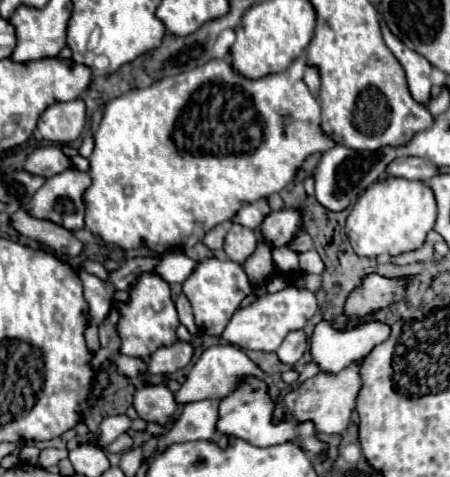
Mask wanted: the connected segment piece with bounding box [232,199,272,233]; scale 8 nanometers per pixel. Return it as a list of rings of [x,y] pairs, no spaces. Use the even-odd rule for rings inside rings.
[[[258,199],[254,203],[244,205],[232,219],[232,223],[240,223],[252,231],[258,233],[258,225],[262,225],[262,217],[266,217],[266,213],[270,213],[270,205],[266,199]]]

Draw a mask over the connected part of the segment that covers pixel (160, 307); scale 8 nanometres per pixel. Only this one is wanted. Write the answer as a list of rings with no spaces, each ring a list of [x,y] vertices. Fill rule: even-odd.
[[[142,273],[136,285],[130,289],[130,303],[116,303],[122,317],[118,321],[118,335],[122,339],[120,353],[130,357],[142,357],[144,361],[150,359],[150,353],[162,345],[176,343],[176,327],[180,325],[178,313],[172,301],[172,291],[168,281],[162,281],[158,273]]]

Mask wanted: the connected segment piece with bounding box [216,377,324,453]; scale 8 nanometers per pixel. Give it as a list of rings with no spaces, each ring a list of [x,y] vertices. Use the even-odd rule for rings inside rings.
[[[248,377],[242,383],[238,383],[238,389],[232,395],[228,395],[226,399],[220,401],[220,419],[218,419],[216,431],[224,433],[228,437],[246,439],[248,443],[258,445],[258,447],[270,447],[270,445],[284,443],[284,441],[296,441],[308,453],[320,453],[324,449],[324,443],[318,441],[312,423],[298,425],[296,421],[286,419],[286,421],[280,421],[278,425],[274,425],[272,411],[274,411],[274,401],[266,395],[266,383],[260,379]]]

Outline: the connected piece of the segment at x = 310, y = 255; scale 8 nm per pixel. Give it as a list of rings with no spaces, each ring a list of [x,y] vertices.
[[[308,251],[308,253],[302,253],[298,255],[300,257],[300,269],[306,271],[306,273],[322,273],[324,271],[324,263],[320,259],[320,255],[316,251]]]

